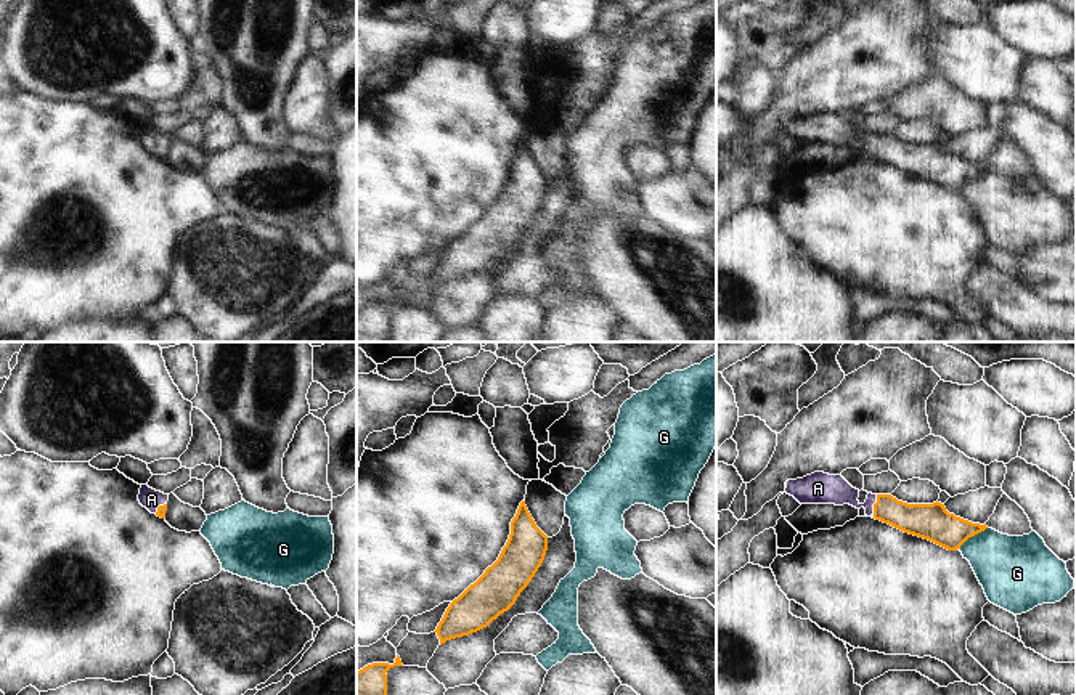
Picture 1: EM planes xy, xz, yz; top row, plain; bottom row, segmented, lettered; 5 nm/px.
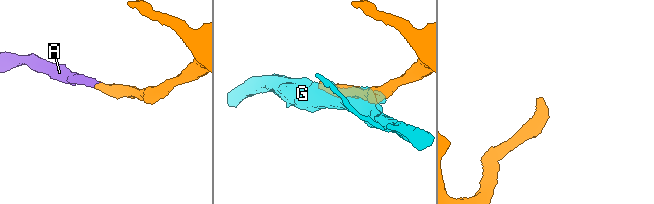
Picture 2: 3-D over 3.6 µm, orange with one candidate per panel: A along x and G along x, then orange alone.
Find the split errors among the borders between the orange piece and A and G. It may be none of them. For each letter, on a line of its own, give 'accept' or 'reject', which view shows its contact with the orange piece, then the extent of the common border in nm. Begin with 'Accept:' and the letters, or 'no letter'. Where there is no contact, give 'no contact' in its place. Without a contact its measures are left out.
Accept: A
A: accept; contact in yz; length 100 nm
G: reject; contact in yz; length 180 nm

